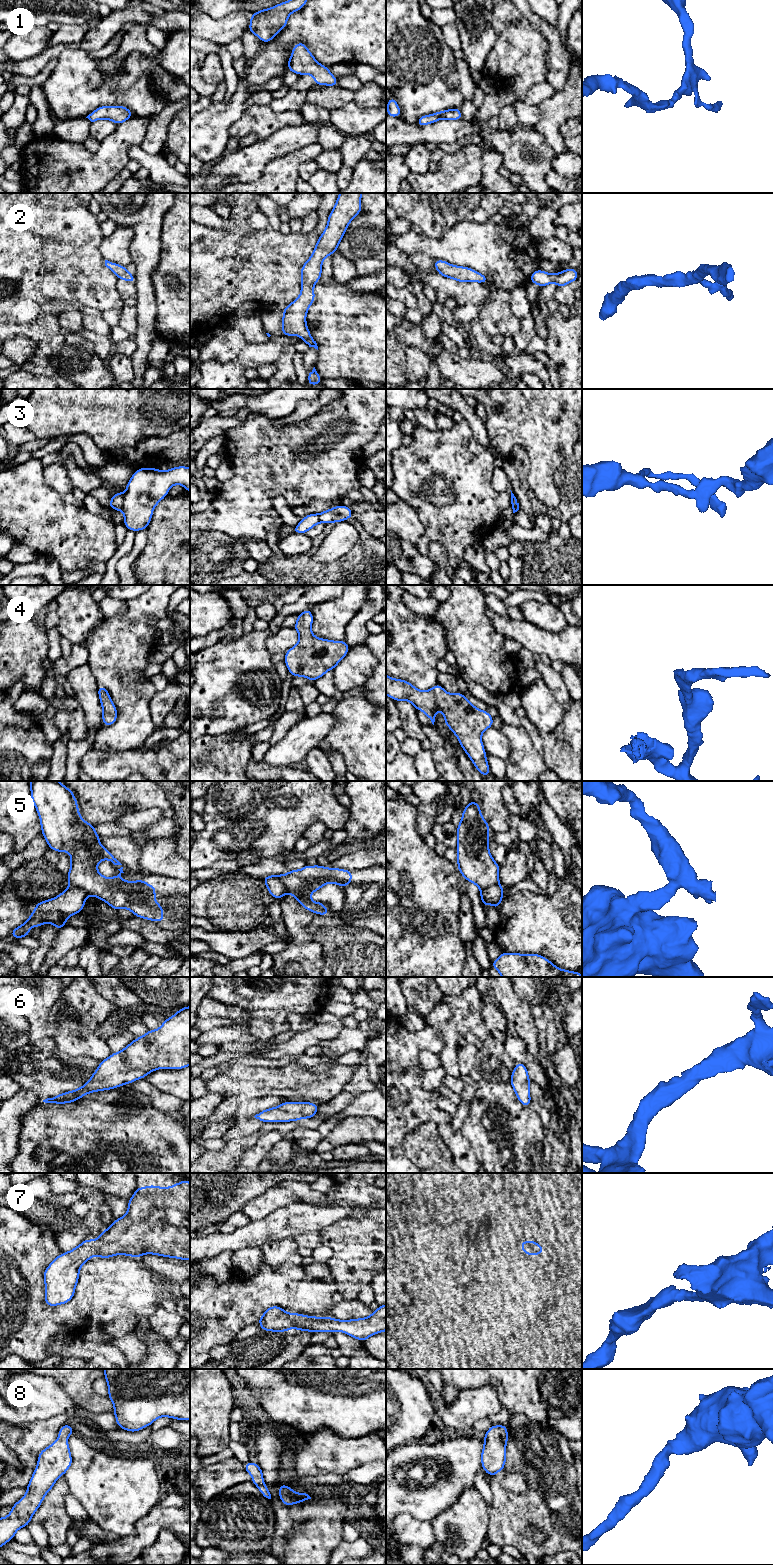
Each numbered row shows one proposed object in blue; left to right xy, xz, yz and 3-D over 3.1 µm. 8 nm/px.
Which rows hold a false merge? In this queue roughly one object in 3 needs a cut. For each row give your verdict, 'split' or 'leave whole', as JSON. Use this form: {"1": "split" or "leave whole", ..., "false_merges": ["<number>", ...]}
{"1": "leave whole", "2": "leave whole", "3": "split", "4": "leave whole", "5": "split", "6": "leave whole", "7": "leave whole", "8": "leave whole", "false_merges": ["3", "5"]}

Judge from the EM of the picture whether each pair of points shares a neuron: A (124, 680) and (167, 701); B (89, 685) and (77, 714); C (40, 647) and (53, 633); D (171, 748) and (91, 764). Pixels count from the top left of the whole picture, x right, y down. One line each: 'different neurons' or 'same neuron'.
A: different neurons
B: different neurons
C: different neurons
D: same neuron

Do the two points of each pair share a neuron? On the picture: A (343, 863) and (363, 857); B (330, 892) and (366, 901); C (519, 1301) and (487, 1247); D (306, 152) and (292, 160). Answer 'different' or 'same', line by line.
A: same
B: same
C: same
D: same

